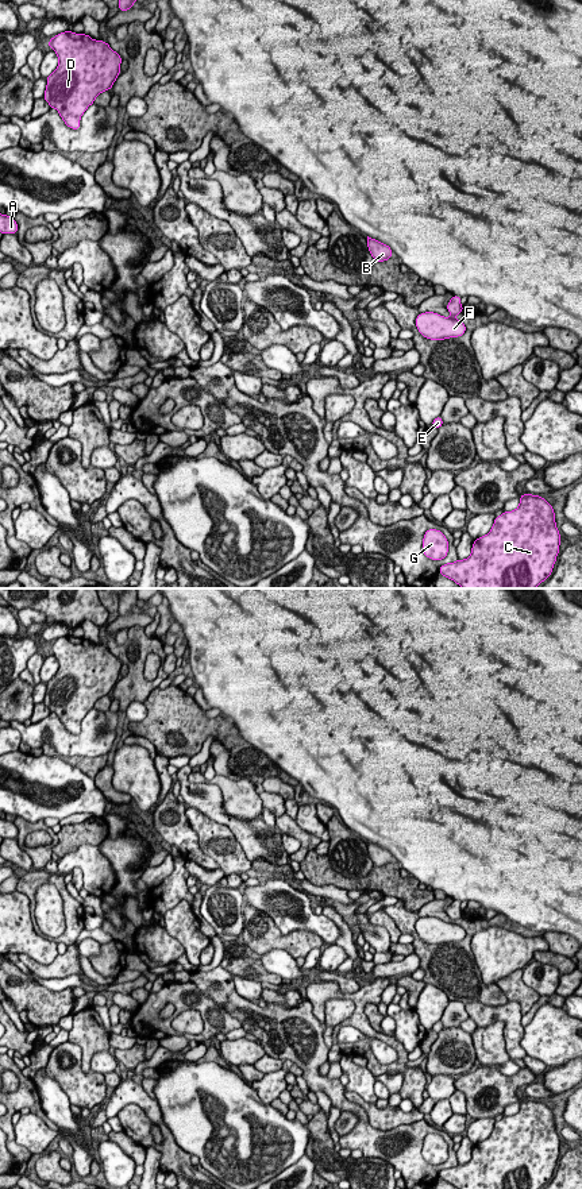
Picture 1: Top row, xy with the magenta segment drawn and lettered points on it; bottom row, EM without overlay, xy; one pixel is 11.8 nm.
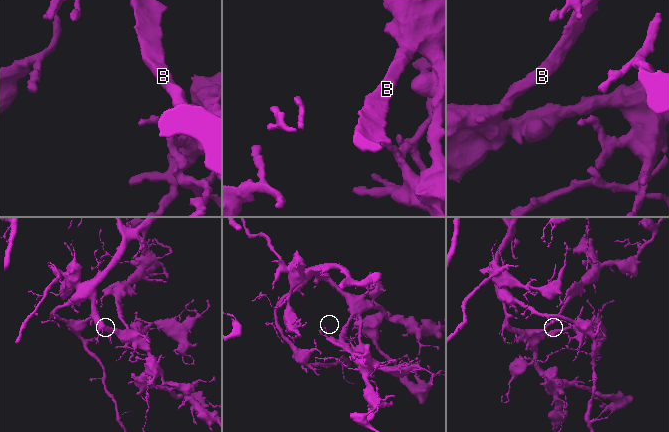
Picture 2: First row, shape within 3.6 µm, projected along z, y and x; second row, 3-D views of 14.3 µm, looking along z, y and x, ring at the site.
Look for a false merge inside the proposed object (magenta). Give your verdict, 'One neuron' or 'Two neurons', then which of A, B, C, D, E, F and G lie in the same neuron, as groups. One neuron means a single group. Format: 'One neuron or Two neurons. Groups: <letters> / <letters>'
One neuron. Groups: A B C D E F G

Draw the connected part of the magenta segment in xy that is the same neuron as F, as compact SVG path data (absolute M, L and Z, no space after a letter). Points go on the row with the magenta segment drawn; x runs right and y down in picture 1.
M452 296L447 304L450 317L443 317L433 312L420 313L415 323L419 332L431 340L444 340L450 337L459 337L465 335L466 325L455 319L456 314L463 312L459 296Z

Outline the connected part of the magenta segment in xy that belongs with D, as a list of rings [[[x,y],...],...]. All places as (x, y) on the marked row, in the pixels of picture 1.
[[[59,32],[49,40],[49,47],[58,55],[57,69],[46,78],[43,99],[55,108],[68,127],[80,128],[80,119],[95,99],[109,90],[120,74],[122,57],[104,40],[95,40],[86,34]]]

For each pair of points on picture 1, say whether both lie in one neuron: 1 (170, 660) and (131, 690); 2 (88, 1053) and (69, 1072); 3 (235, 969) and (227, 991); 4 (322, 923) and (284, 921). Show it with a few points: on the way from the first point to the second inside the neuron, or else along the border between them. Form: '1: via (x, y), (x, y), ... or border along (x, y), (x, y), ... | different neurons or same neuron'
1: border along (161, 666), (168, 675) | different neurons
2: border along (68, 1041), (80, 1047), (81, 1068), (88, 1072) | different neurons
3: border along (219, 965), (232, 976) | different neurons
4: via (312, 923), (293, 921) | same neuron

